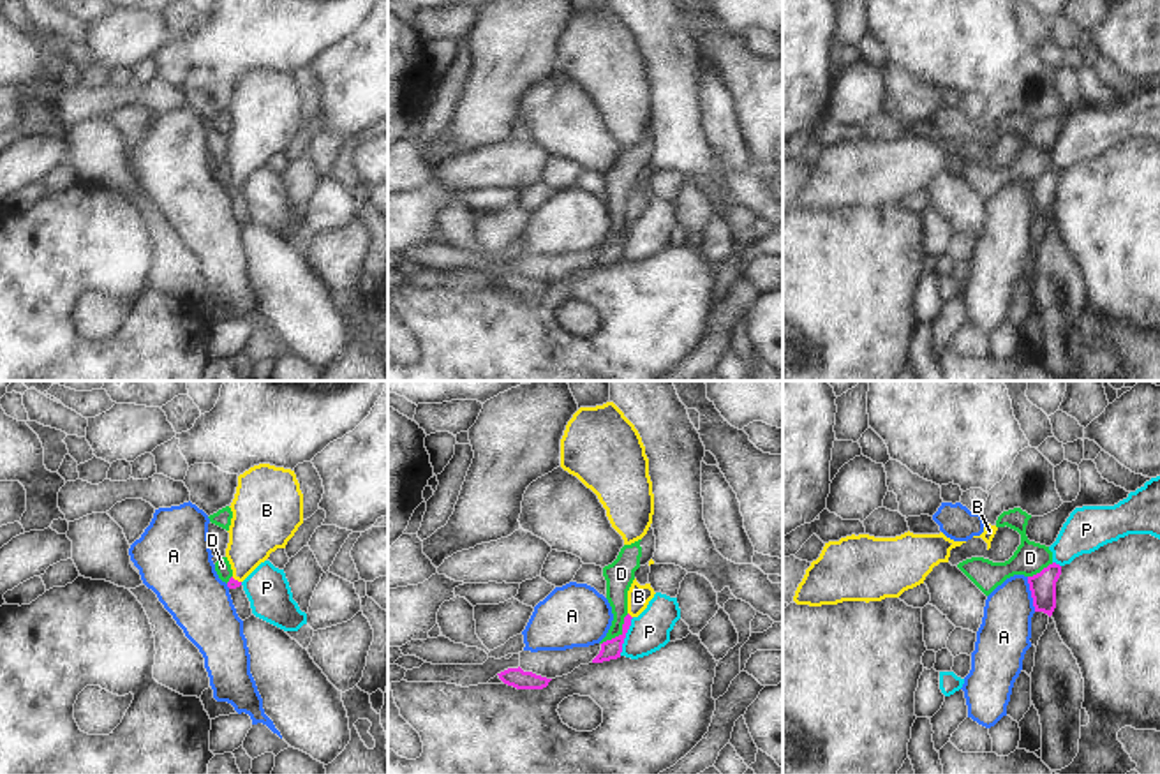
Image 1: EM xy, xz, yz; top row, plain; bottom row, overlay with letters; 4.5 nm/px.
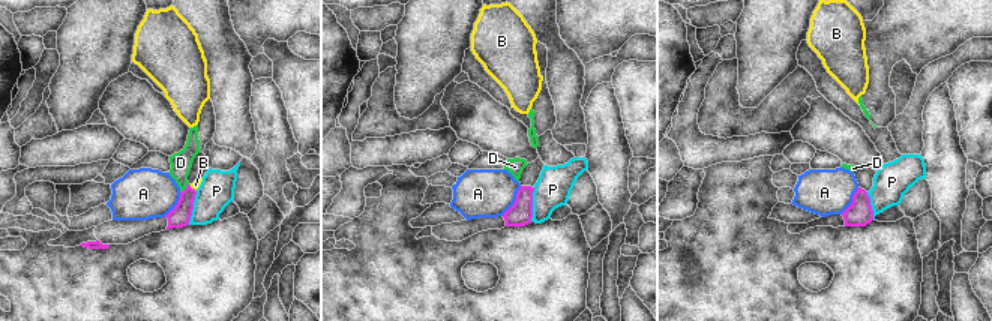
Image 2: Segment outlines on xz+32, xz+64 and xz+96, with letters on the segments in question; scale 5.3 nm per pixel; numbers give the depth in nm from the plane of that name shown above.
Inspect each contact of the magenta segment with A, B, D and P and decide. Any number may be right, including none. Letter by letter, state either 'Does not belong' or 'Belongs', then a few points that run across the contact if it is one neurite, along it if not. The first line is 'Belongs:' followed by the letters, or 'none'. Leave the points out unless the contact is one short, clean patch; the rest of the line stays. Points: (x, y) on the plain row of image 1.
Belongs: B
A: Does not belong. Line: yz (1026, 182), (1035, 215)
B: Belongs. Line: xz (610, 254), (623, 240), (630, 221), (639, 201)
D: Does not belong
P: Does not belong. Line: xz (633, 223), (619, 260)

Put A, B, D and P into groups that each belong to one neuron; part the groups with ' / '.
A / B / D / P

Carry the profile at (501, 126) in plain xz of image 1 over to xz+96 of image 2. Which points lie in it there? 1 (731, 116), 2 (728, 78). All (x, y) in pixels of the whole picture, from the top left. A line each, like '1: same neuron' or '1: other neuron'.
1: other neuron
2: other neuron

